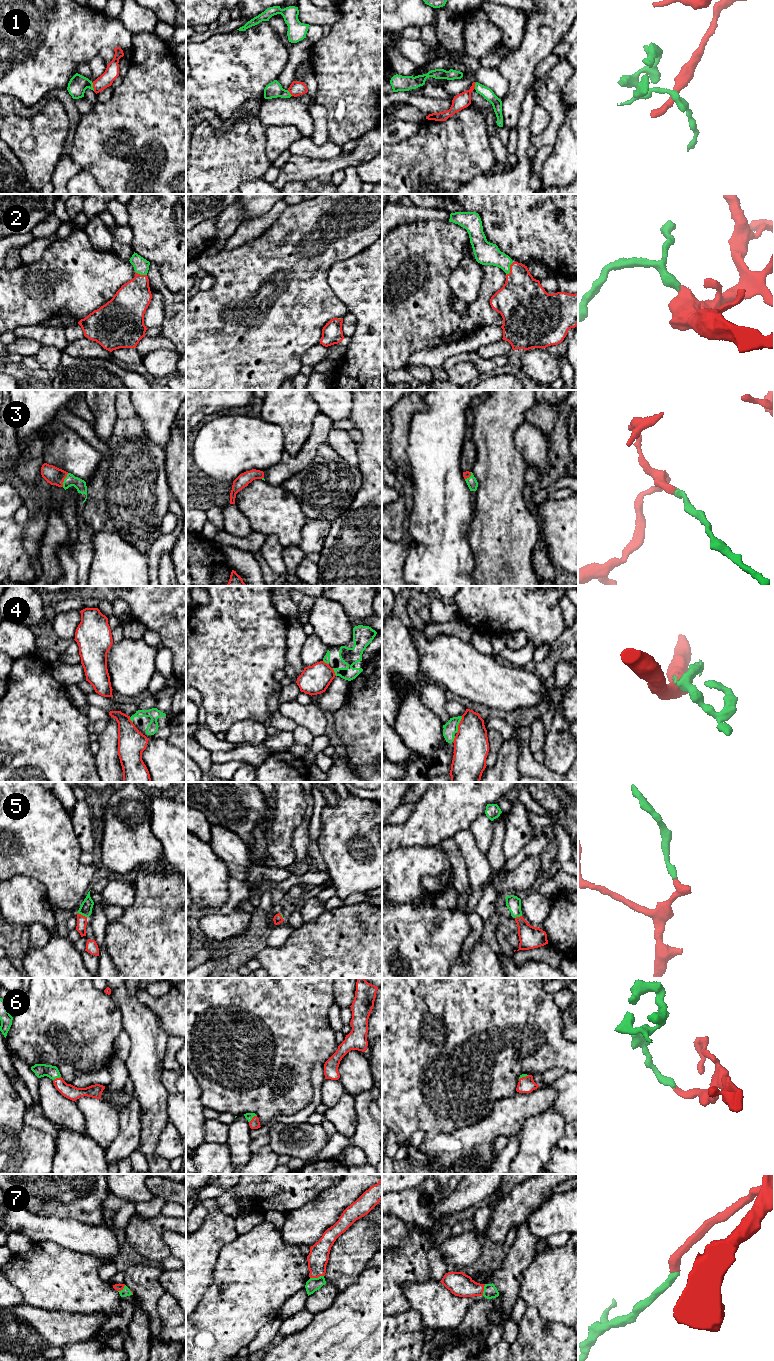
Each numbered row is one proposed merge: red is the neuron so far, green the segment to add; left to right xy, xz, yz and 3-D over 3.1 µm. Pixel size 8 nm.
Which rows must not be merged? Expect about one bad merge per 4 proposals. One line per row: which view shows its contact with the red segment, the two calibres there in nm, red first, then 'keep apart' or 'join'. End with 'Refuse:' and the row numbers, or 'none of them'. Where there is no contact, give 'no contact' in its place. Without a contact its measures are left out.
1: contact in xy; calibres 110 and 150 nm; keep apart
2: contact in yz; calibres 360 and 190 nm; join
3: contact in xy; calibres 140 and 90 nm; join
4: contact in yz; calibres 280 and 110 nm; keep apart
5: contact in xy; calibres 80 and 100 nm; join
6: contact in xz; calibres 80 and 60 nm; join
7: contact in xz; calibres 160 and 110 nm; join
Refuse: 1, 4

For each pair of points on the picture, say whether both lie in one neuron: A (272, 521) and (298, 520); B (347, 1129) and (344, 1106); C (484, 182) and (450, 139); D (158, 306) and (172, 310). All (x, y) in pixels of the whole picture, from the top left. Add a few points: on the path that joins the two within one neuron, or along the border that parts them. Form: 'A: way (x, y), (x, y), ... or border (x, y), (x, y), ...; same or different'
A: way (278, 520), (292, 520); same
B: way (345, 1123), (344, 1112); same
C: border (491, 173), (473, 176), (463, 183); different
D: border (153, 287), (163, 298), (163, 321), (161, 325); different

